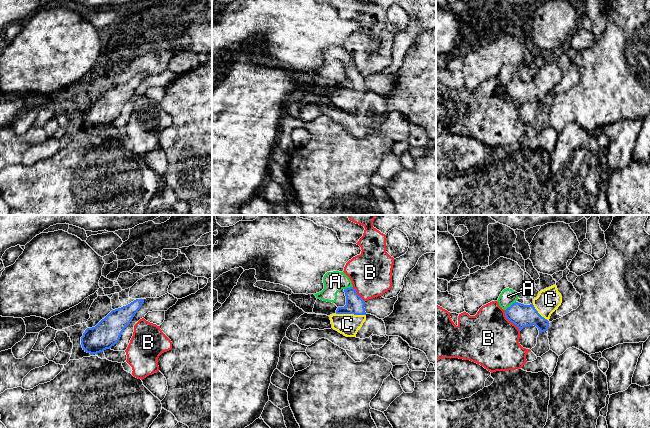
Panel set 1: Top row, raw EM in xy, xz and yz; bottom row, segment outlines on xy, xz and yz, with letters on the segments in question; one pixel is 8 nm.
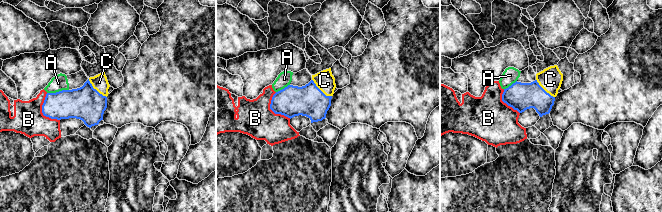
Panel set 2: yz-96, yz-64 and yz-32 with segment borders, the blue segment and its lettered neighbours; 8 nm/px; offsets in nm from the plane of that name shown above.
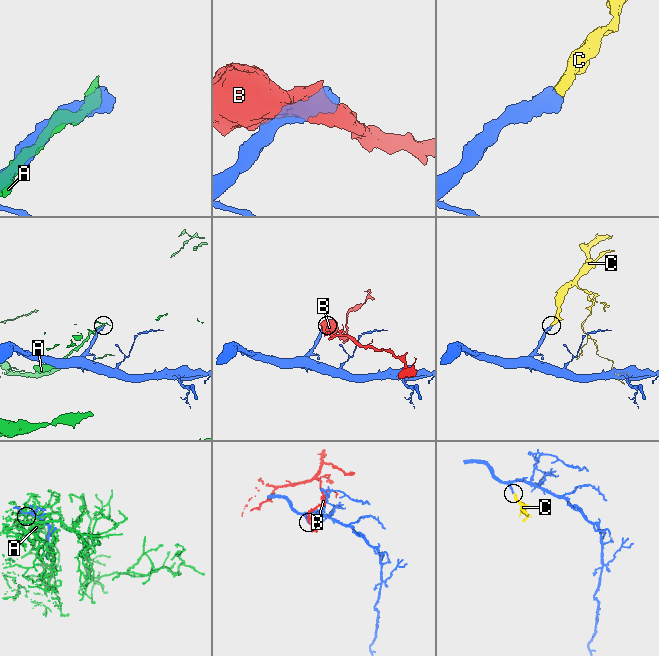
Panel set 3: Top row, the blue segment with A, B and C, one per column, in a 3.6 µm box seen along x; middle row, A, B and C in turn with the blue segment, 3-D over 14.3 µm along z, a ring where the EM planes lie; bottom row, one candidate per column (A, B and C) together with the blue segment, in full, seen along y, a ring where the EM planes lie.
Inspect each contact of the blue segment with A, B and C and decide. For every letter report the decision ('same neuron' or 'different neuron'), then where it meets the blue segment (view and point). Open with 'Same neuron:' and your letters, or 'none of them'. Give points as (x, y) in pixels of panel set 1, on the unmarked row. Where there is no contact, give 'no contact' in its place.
Same neuron: C
A: different neuron; meets blue in yz at (511, 81)
B: different neuron; meets blue in yz at (510, 97)
C: same neuron; meets blue in xz at (350, 89)

